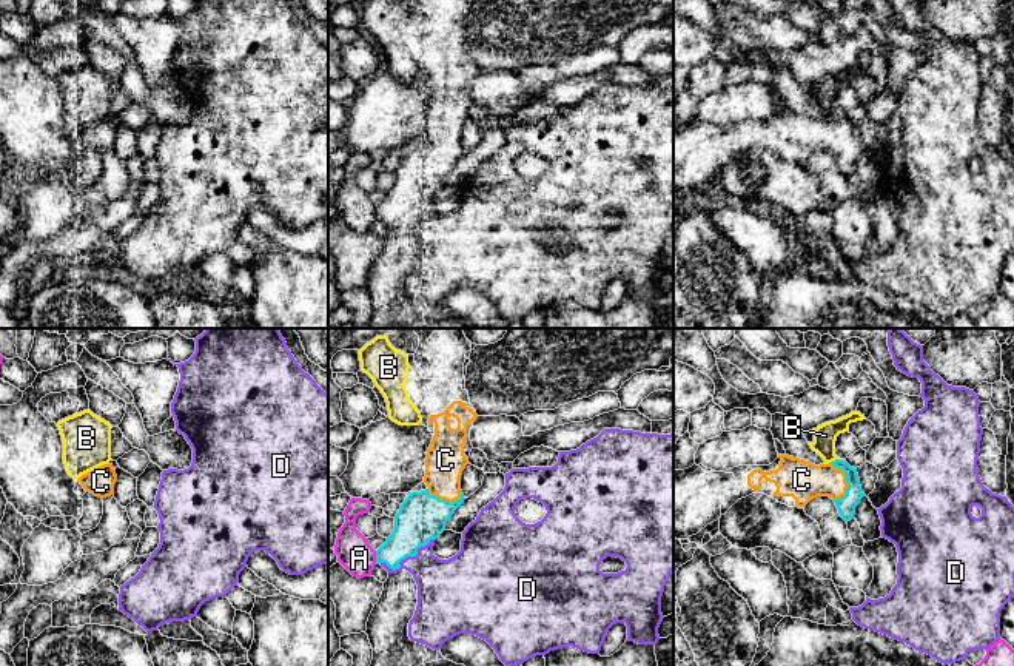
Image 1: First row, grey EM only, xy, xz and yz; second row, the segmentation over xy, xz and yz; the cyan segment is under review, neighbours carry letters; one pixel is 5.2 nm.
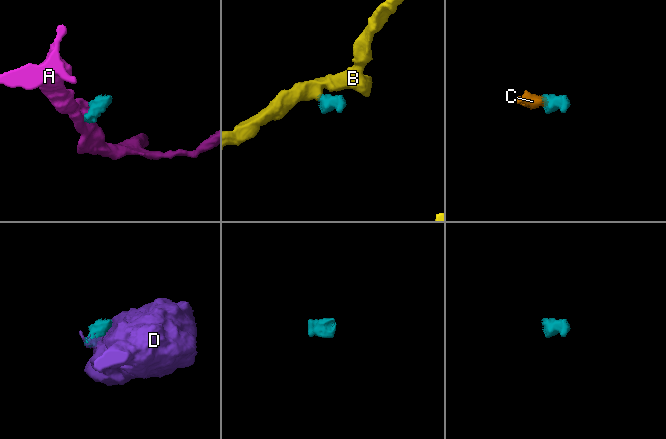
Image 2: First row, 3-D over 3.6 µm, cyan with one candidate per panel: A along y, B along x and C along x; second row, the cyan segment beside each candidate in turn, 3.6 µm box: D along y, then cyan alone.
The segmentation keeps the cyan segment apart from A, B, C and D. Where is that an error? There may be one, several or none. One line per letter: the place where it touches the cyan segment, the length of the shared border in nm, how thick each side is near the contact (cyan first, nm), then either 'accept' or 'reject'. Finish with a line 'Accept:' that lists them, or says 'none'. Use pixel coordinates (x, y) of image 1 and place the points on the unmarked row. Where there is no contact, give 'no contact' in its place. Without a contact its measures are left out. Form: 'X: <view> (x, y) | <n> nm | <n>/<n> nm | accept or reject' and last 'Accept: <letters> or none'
A: xz (376, 211) | 70 nm | 200/180 nm | reject
B: yz (832, 116) | 60 nm | 100/120 nm | reject
C: yz (846, 134) | 200 nm | 100/200 nm | accept
D: xz (406, 211) | 320 nm | 240/280 nm | reject
Accept: C

